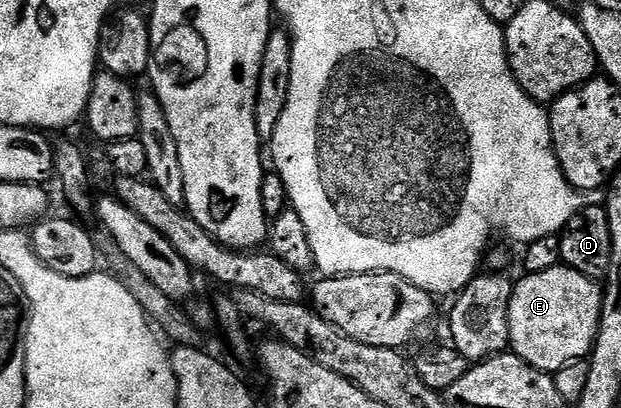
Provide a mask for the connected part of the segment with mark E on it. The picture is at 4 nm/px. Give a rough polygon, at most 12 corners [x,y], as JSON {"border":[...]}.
{"border":[[561,263],[526,273],[510,349],[542,373],[589,358],[603,286]]}

